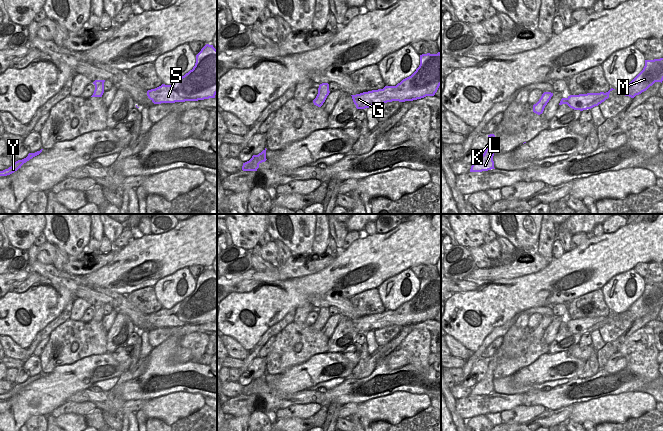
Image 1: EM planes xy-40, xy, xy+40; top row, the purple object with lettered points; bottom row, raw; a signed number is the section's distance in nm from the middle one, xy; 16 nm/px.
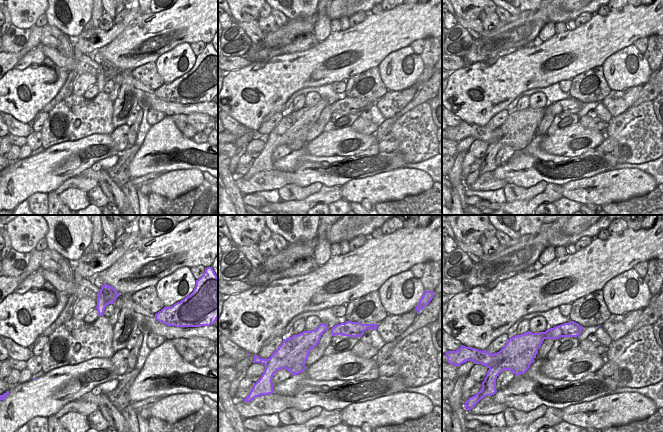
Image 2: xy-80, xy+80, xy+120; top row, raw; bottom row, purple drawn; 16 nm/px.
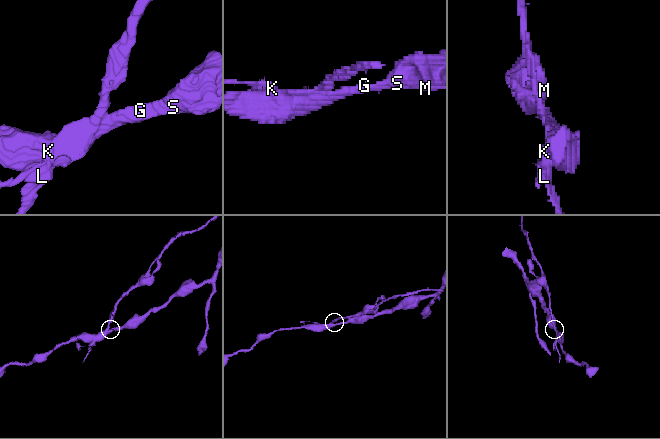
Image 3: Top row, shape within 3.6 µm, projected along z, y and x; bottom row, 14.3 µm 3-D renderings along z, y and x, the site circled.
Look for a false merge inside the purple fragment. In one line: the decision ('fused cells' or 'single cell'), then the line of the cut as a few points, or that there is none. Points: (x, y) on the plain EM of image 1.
single cell; cut none

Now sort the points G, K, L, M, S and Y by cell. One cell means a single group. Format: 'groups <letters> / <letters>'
groups G K L M S Y

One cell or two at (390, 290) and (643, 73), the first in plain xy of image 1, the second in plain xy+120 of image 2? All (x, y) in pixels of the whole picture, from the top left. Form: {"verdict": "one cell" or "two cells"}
{"verdict": "one cell"}

